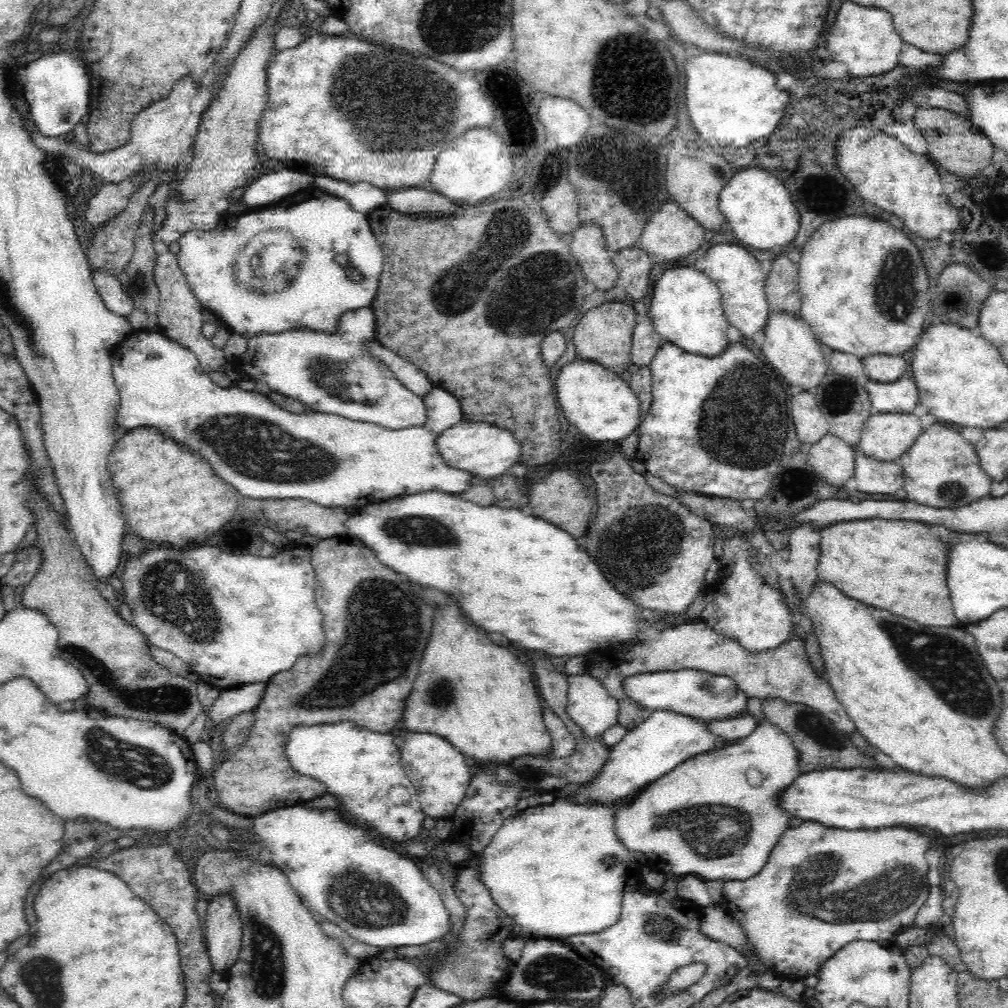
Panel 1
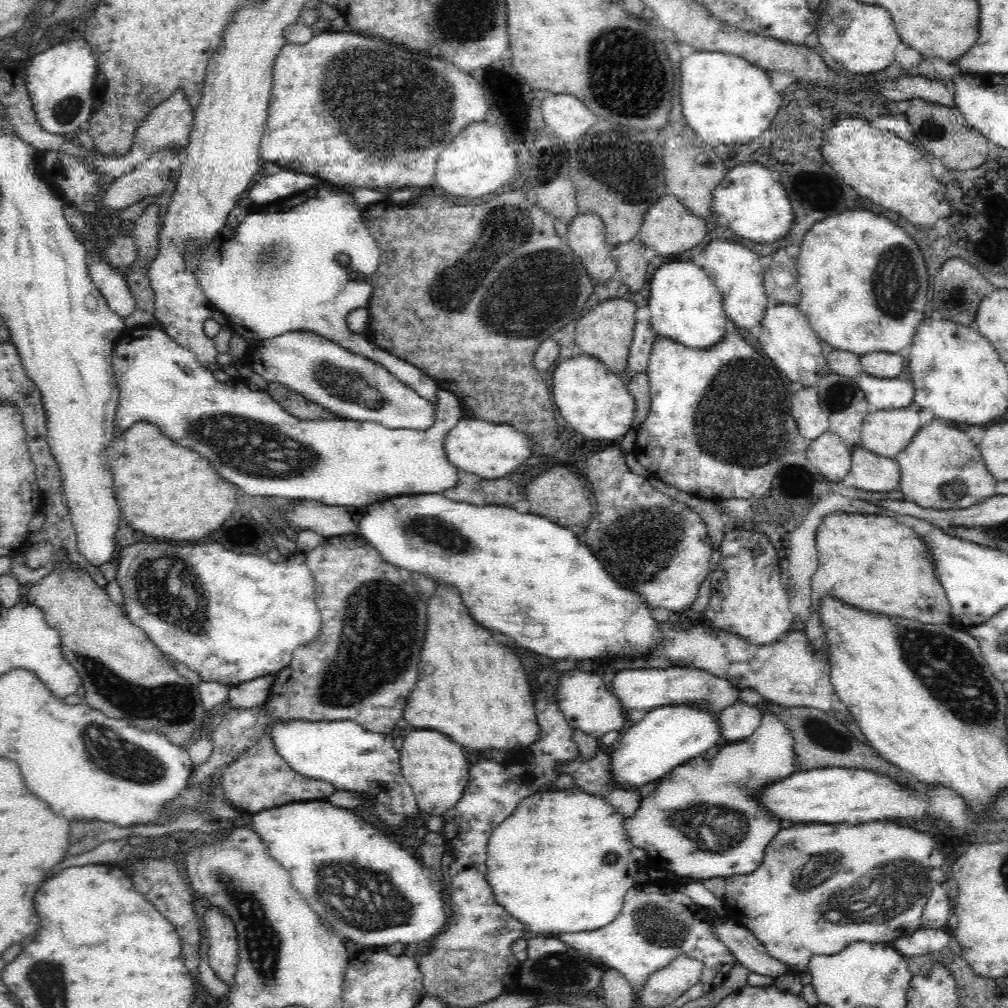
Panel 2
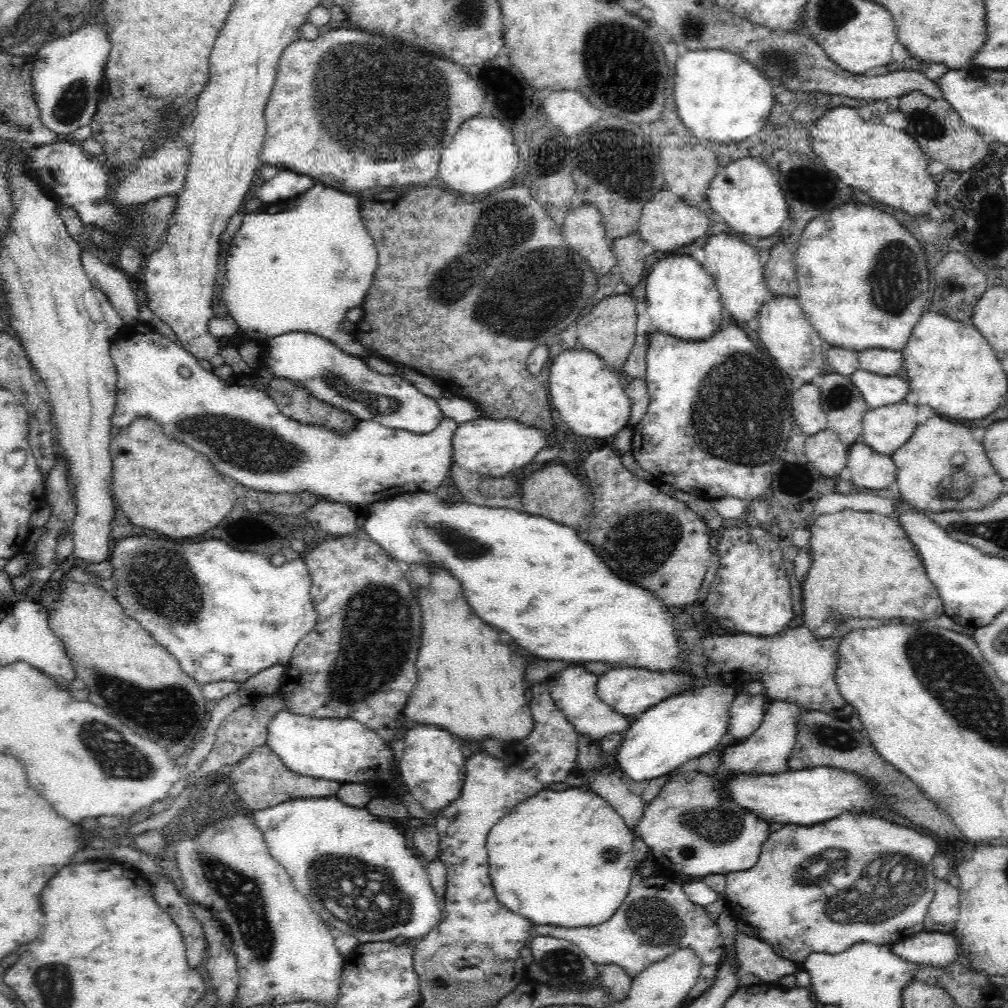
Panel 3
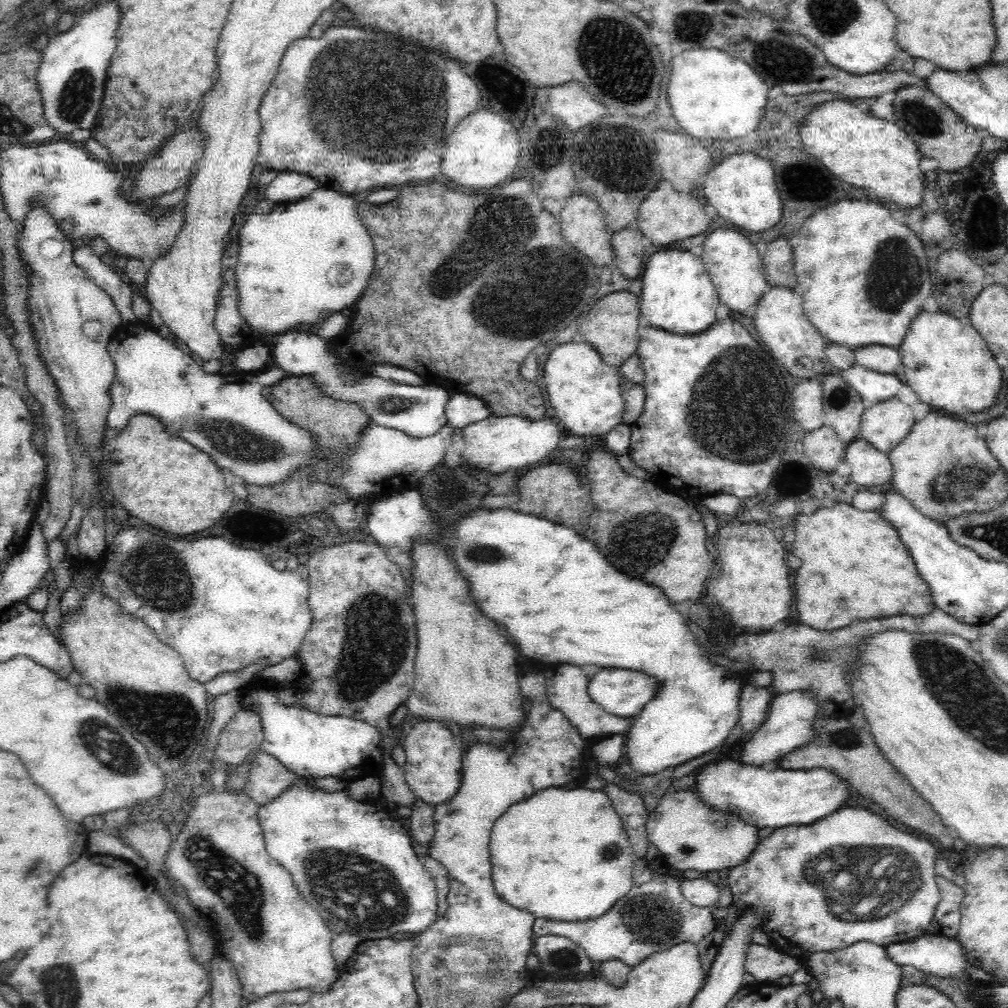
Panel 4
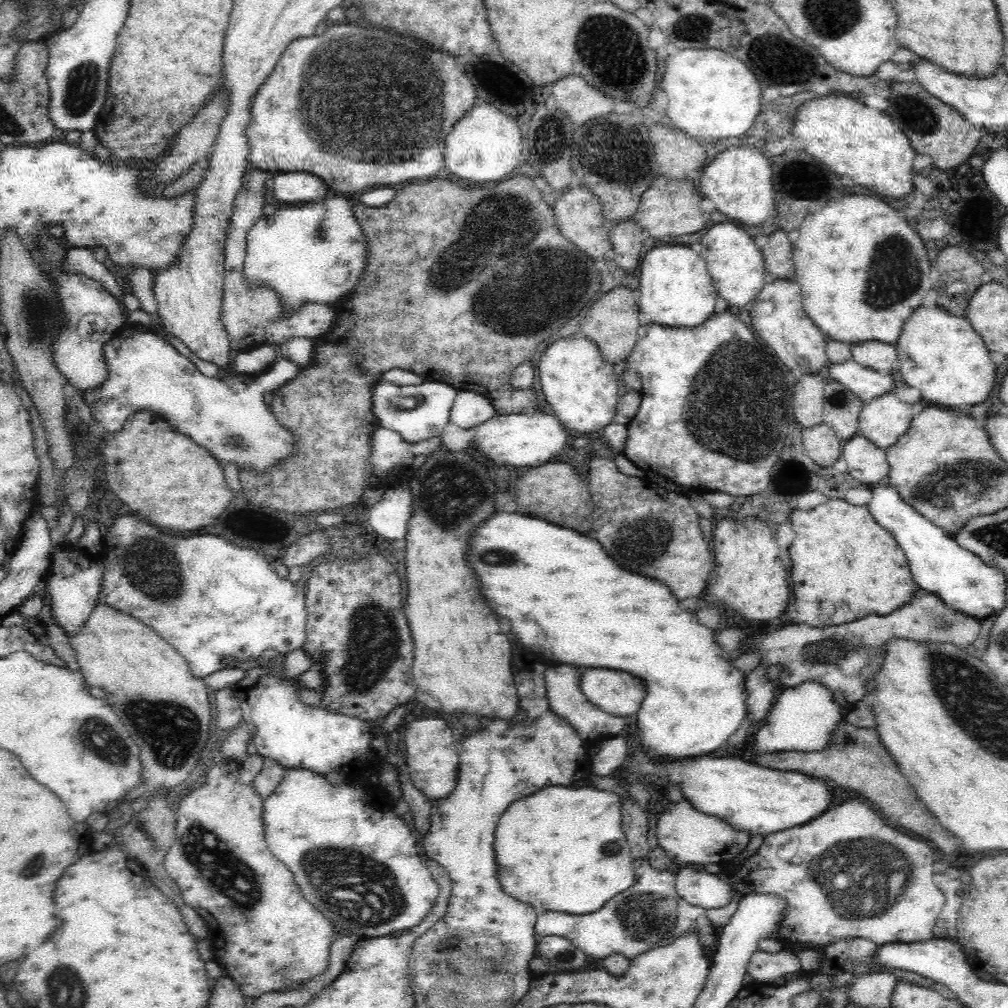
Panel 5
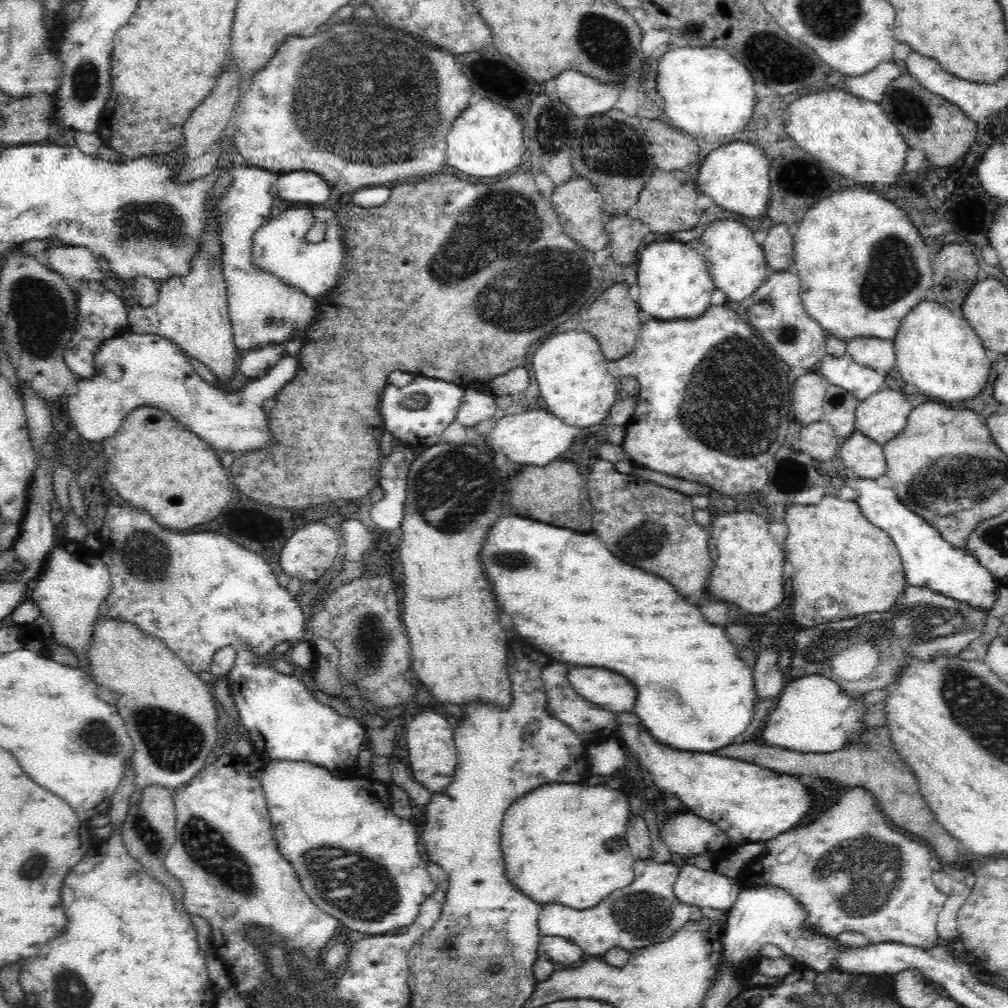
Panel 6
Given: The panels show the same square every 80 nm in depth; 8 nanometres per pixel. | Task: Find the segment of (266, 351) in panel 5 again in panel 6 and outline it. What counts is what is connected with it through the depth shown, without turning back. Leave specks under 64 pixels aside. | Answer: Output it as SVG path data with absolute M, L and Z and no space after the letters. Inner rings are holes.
M289 335L288 339L280 344L258 347L241 354L240 372L252 381L266 376L268 371L287 355L286 345L295 338L296 335Z

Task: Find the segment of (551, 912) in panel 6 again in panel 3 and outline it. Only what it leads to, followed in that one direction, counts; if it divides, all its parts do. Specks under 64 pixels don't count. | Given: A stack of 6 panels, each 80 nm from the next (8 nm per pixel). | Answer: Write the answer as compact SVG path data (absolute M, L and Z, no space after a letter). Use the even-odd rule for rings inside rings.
M639 868L631 881L631 887L616 908L616 912L606 922L592 927L568 928L552 925L536 925L533 936L551 936L569 940L580 947L580 950L599 967L604 964L617 964L630 978L635 978L640 970L644 970L656 960L664 959L678 948L691 948L700 957L701 975L695 988L687 996L688 1003L706 991L715 980L716 968L724 959L726 946L720 935L716 921L710 919L703 906L694 904L684 893L682 885L662 873L654 873L648 878L639 874Z

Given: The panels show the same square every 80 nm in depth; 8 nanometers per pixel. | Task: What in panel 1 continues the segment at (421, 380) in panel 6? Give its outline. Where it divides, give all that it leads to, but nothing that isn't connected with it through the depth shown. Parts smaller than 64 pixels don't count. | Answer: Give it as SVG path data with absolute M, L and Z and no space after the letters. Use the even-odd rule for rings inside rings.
M370 307L352 309L342 315L340 324L333 332L295 328L281 333L260 333L250 337L247 339L247 351L236 358L234 365L243 374L243 378L248 375L264 380L272 390L280 392L280 395L299 400L318 413L374 423L390 430L424 424L427 420L424 399L408 390L382 360L364 348L364 342L375 341L375 329L375 316Z

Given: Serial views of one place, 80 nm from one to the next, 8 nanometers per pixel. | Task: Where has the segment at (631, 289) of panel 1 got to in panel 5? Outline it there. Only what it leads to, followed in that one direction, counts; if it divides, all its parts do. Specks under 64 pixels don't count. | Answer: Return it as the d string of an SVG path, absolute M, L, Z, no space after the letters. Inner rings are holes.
M631 217L609 225L608 236L612 243L610 258L618 267L633 272L641 264L640 248L648 240L649 232Z

